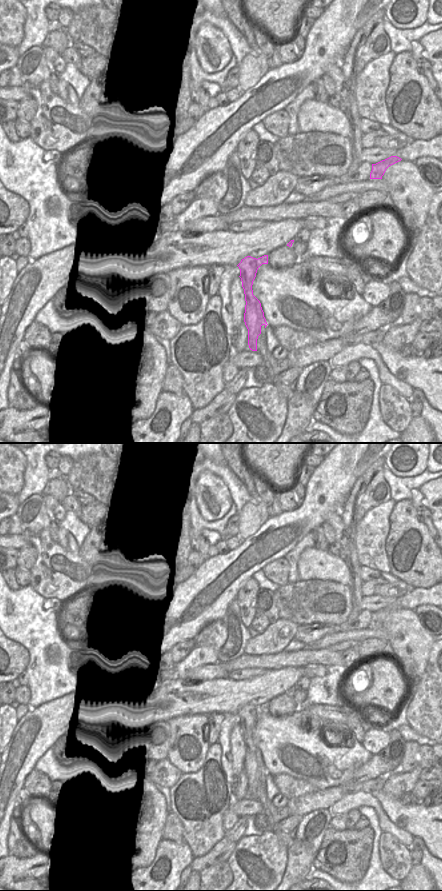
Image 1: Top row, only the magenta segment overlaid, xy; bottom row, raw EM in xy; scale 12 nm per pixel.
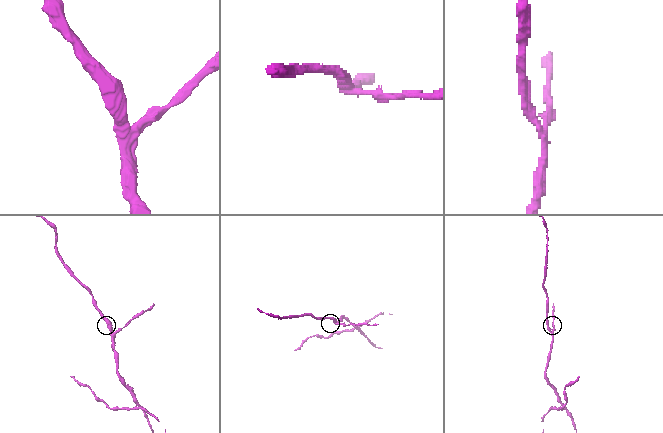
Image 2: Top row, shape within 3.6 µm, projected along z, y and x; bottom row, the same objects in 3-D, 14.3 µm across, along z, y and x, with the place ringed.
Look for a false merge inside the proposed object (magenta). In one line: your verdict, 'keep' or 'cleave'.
cleave

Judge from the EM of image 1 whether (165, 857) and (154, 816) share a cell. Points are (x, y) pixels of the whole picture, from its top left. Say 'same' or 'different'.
different

